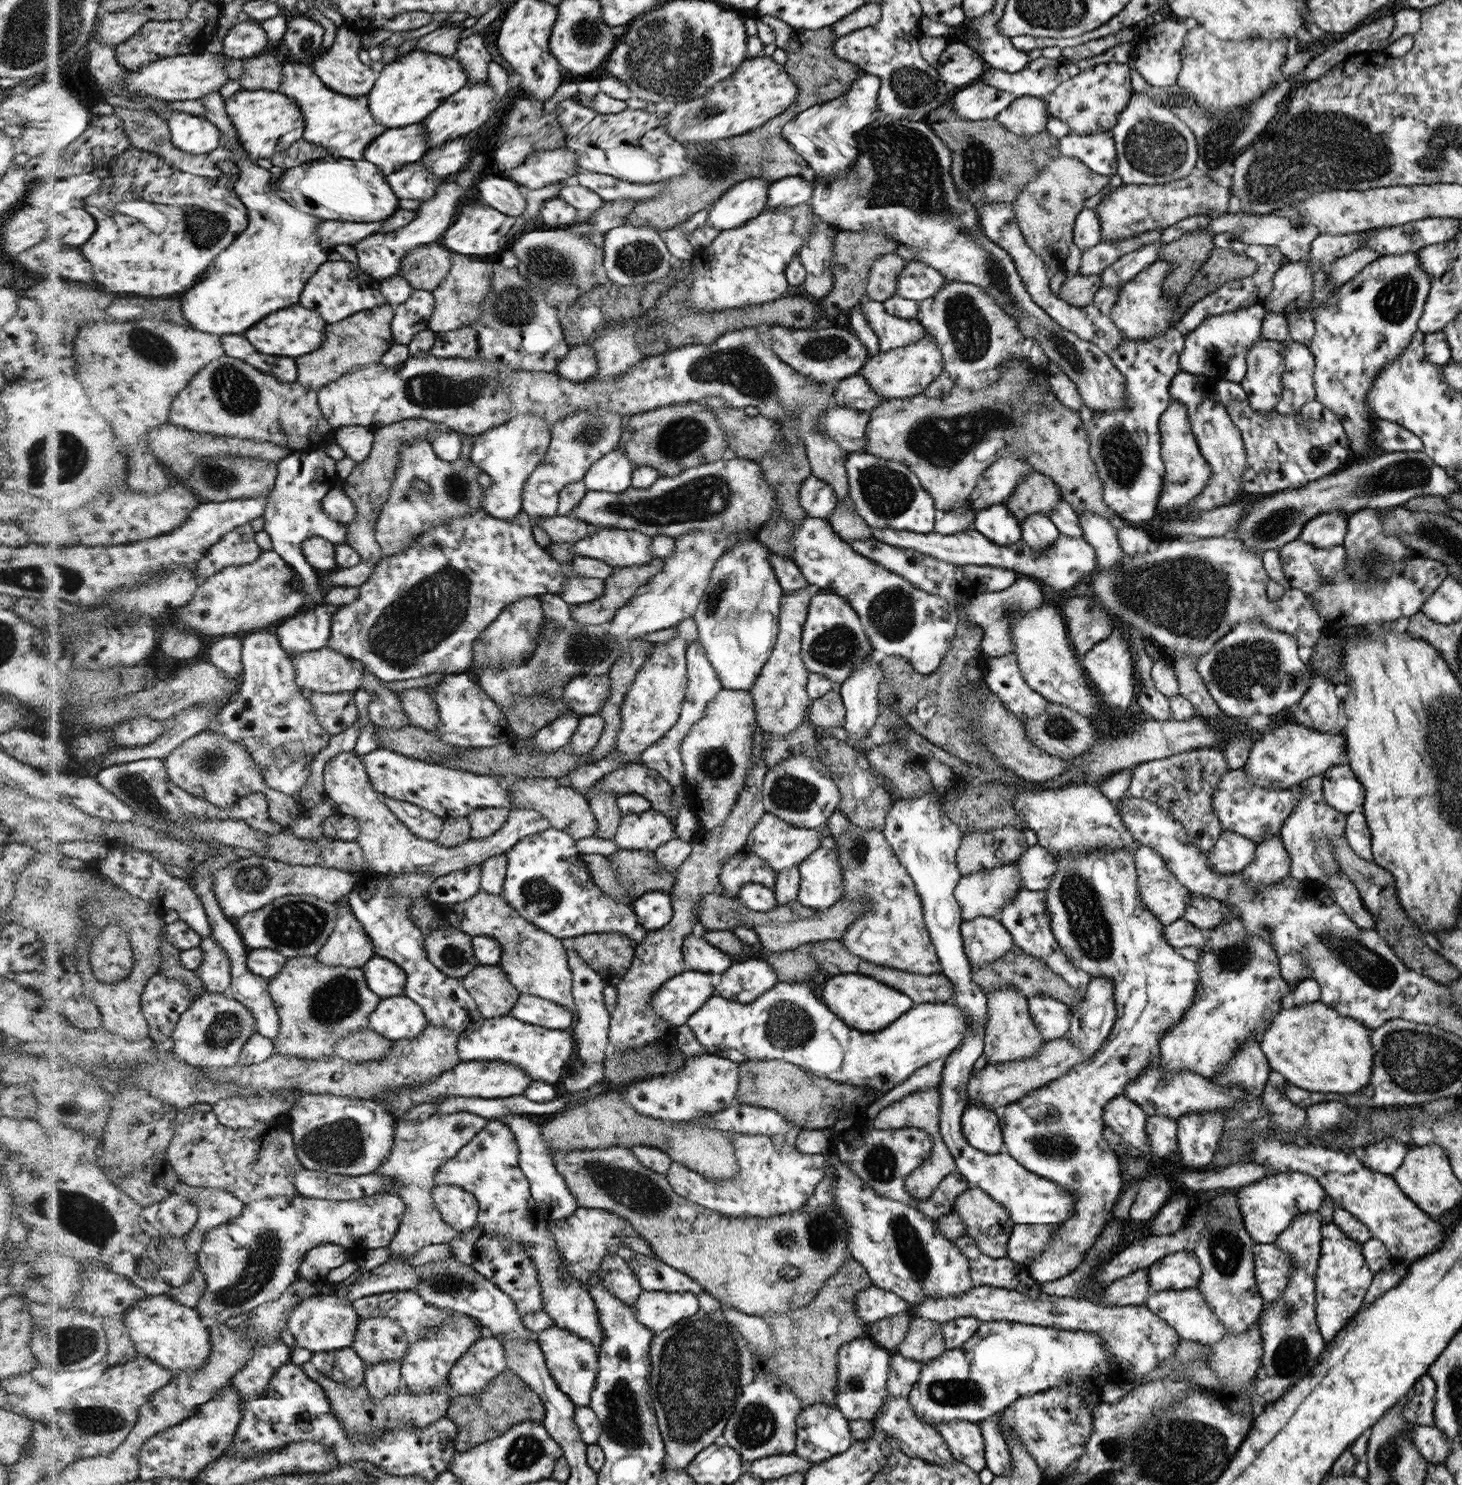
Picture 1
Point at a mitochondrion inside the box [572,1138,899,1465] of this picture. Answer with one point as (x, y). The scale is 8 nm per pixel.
(700, 1370)

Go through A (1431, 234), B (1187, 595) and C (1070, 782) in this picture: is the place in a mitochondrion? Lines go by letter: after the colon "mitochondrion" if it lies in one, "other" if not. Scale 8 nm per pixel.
A: other
B: mitochondrion
C: other

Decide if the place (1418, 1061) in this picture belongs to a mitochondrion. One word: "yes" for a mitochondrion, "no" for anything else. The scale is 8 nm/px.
yes

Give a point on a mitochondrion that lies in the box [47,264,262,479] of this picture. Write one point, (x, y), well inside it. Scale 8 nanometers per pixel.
(148, 345)

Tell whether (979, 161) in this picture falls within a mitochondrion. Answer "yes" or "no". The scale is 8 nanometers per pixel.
yes

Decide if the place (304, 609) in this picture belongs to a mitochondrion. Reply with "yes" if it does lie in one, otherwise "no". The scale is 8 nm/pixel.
no

